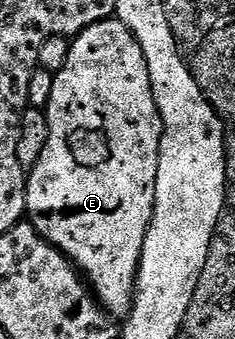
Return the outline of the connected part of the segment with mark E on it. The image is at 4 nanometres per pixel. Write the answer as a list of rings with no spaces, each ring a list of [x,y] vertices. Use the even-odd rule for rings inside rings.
[[[112,18],[97,21],[71,40],[69,58],[63,69],[54,73],[54,78],[53,94],[45,109],[49,122],[49,142],[45,142],[45,150],[41,150],[41,158],[37,158],[37,162],[29,170],[26,219],[38,230],[40,236],[45,237],[54,248],[65,253],[67,259],[79,269],[100,305],[110,312],[112,317],[123,318],[130,313],[131,303],[135,301],[135,280],[139,277],[139,263],[145,246],[145,234],[151,225],[157,194],[157,162],[161,150],[163,123],[161,114],[157,110],[157,102],[153,98],[149,66],[145,62],[145,54],[137,38],[118,18]]]

